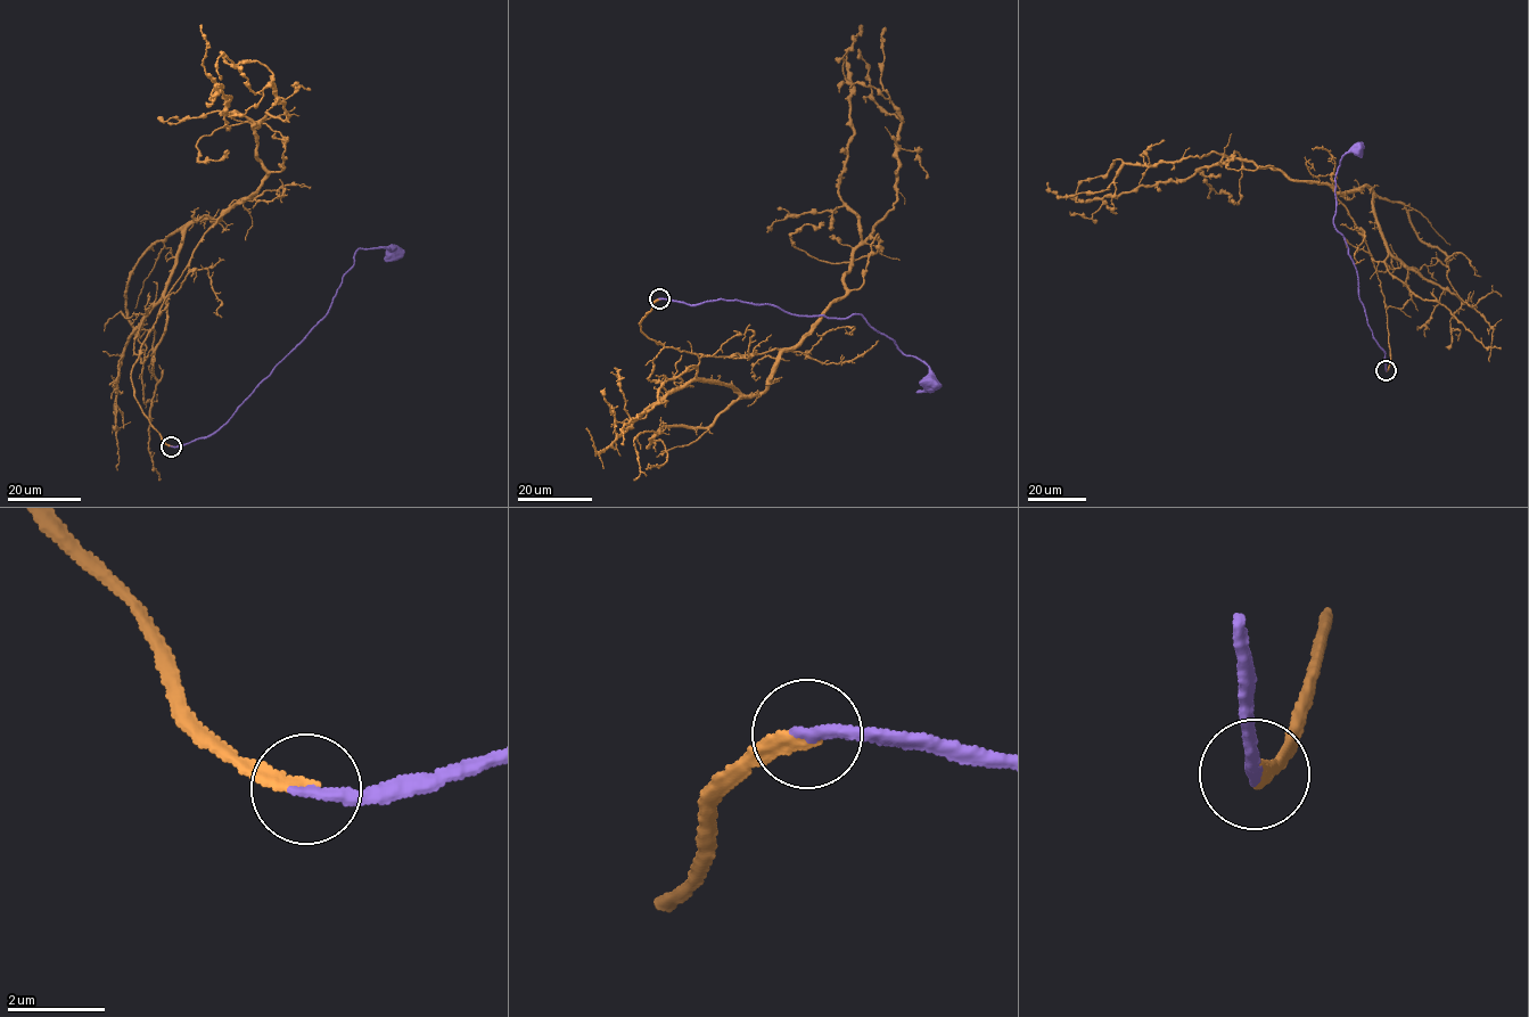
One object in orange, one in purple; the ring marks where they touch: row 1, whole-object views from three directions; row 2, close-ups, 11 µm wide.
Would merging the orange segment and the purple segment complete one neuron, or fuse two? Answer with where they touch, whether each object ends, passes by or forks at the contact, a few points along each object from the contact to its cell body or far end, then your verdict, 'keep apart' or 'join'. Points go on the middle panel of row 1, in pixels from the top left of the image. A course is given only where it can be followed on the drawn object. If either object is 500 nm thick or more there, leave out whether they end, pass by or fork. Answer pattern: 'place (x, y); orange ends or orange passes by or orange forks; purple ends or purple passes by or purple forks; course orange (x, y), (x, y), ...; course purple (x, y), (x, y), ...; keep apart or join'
place (659, 298); orange ends; purple ends; course orange (659, 298), (647, 337), (726, 358), (795, 345), (846, 294), (860, 31); course purple (659, 298), (689, 305), (738, 300), (841, 319), (858, 313), (904, 353), (927, 366), (929, 382); join

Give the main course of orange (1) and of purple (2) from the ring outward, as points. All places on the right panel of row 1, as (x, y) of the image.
1: (1386, 370), (1378, 273), (1329, 186), (1225, 157), (1185, 179), (1085, 201), (1058, 196), (1047, 182)
2: (1386, 370), (1386, 354), (1359, 301), (1355, 265), (1333, 226), (1339, 161), (1357, 149)

